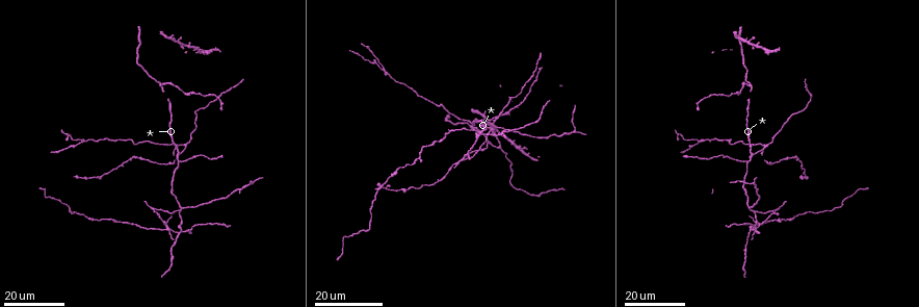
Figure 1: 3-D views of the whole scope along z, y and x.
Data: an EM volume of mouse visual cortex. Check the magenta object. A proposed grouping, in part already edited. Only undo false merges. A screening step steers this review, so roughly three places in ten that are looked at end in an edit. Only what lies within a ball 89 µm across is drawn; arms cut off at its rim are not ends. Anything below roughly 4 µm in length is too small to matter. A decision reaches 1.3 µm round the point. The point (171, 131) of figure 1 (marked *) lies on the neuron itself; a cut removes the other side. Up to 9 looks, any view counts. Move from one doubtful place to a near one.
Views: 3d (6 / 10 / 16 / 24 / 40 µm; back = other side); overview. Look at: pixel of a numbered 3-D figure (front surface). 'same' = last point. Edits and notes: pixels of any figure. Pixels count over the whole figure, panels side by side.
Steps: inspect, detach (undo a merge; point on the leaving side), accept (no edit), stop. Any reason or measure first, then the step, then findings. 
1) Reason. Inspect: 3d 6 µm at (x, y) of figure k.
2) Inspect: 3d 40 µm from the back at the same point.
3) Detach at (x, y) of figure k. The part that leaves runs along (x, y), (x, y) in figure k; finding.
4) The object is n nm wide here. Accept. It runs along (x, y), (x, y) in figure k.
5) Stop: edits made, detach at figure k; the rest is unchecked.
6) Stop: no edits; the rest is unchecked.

Three-way junction. Inspect: 3d 24 µm at (159, 85) of figure 1.

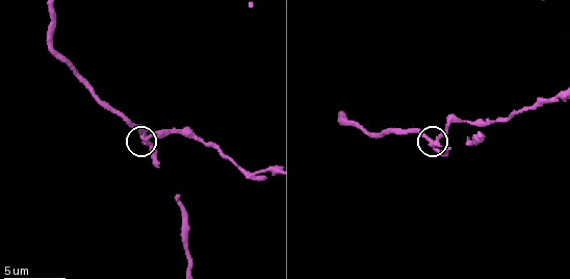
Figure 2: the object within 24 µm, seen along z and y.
Closer look. Inspect: 3d 10 µm at (435, 144) of figure 2.

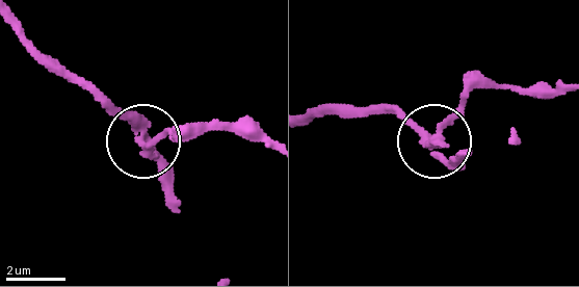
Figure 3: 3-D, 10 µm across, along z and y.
3 arms meet here. Detach at (168, 130) of figure 3. The part that leaves runs along (140, 142), (163, 130), (193, 128), (245, 128), (267, 140) in figure 3; two neurons meet here.

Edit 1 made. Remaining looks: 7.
Inspect: 3d 16 µm at (498, 148) of figure 1.

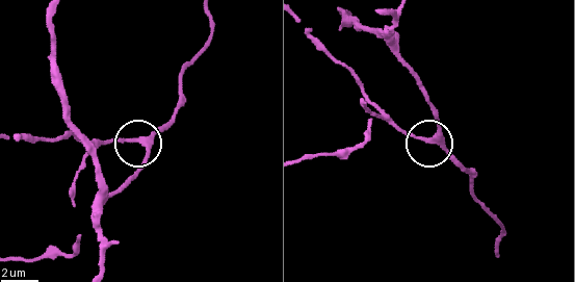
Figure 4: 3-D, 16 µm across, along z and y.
Closer look. Inspect: 3d 10 µm at (145, 138) of figure 4.

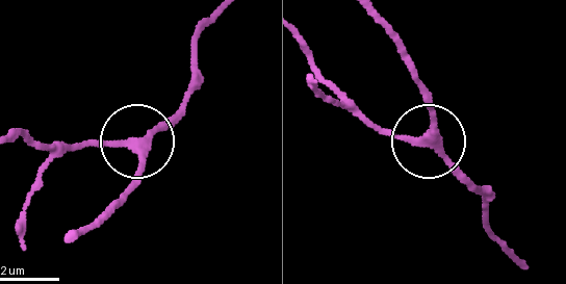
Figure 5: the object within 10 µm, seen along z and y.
Inspect: 3d 6 µm at (138, 143) of figure 5.

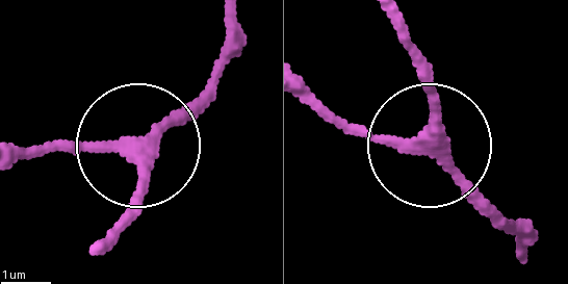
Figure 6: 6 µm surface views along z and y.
The side arm is 41 µm long; 3 arms meet here. Accept. Continuous, no second neuron.

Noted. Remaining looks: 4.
Three arms meet. Inspect: 3d 24 µm at (753, 209) of figure 1.

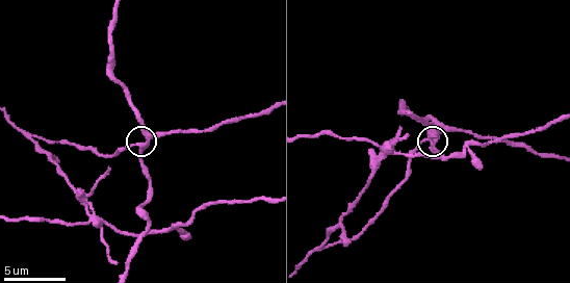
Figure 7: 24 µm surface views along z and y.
Zoom in. Inspect: 3d 10 µm at (426, 138) of figure 7.

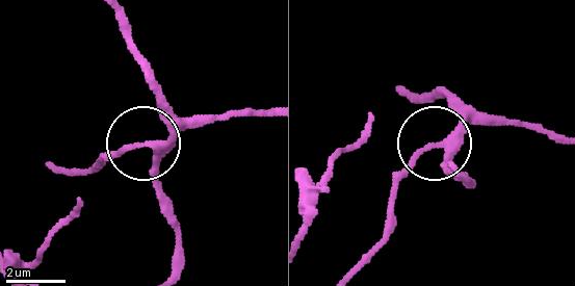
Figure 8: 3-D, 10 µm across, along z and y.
3 arms meet here. Accept. It runs along (116, 20), (159, 95), (166, 132), (147, 147), (163, 197) in figure 8; continuous, no second neuron.

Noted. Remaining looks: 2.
Small branch off a trunk. Inspect: 3d 16 µm at (751, 154) of figure 1.

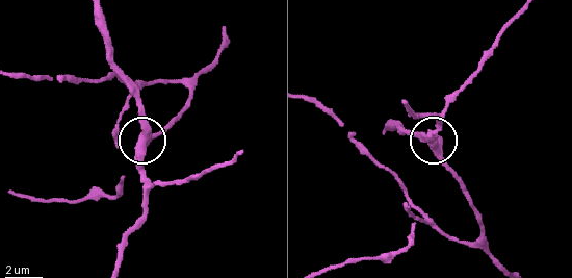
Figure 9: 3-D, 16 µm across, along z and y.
Zoom in. Inspect: 3d 10 µm at (147, 140) of figure 9.

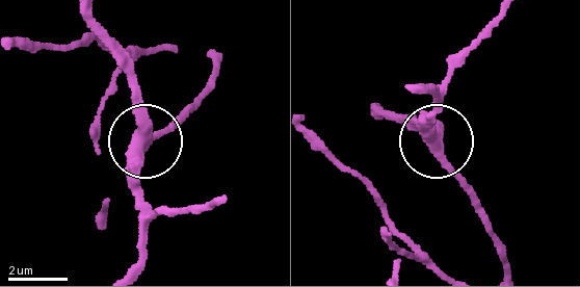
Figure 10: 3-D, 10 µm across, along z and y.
3 arms meet here. Accept. It runs along (82, 14), (124, 73), (149, 140), (184, 113) in figure 10; all the same neuron.

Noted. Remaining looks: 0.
Stop: edits made, detach at figure 3; the rest is unchecked.

